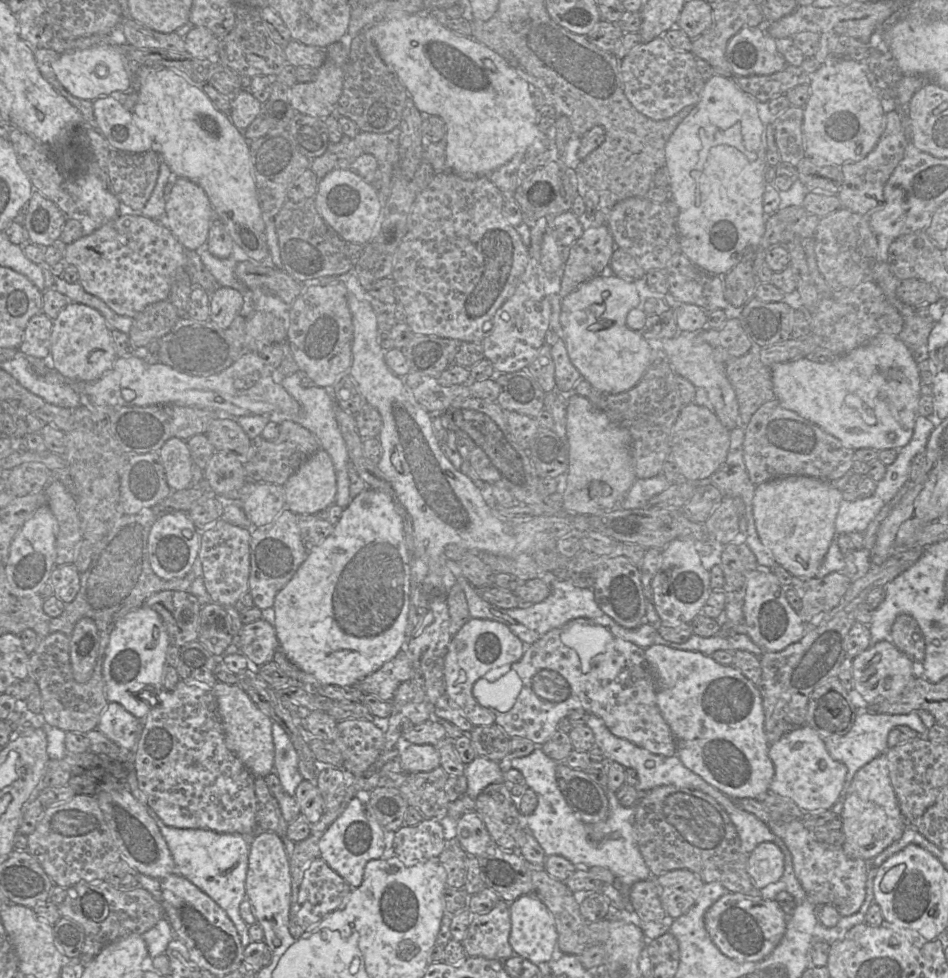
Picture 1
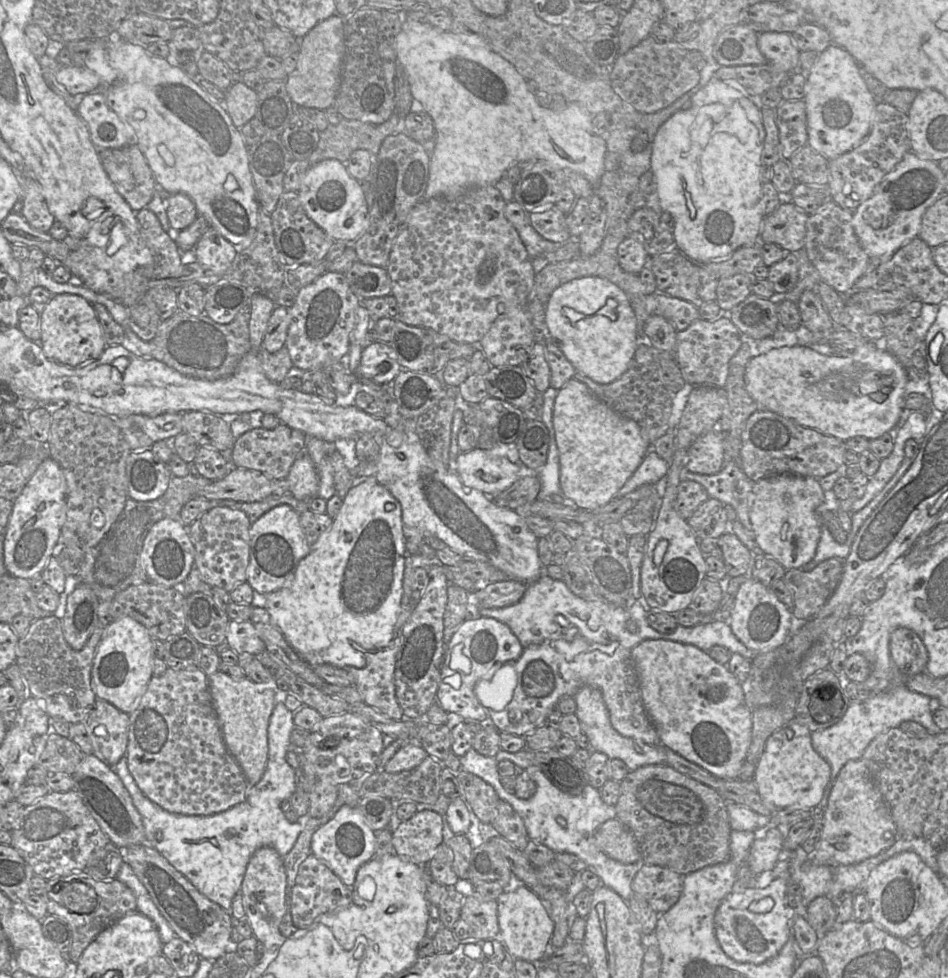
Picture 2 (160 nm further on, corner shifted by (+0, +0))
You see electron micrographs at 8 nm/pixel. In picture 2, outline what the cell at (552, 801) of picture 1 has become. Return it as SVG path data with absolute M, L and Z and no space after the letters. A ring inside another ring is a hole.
M471 748L459 760L462 769L488 782L495 789L499 798L512 806L523 819L530 840L542 844L556 853L565 852L578 856L587 864L587 869L593 871L601 879L604 886L612 889L628 902L633 893L631 883L645 863L643 860L632 864L618 862L599 850L594 842L596 829L605 821L616 818L615 807L605 804L600 797L599 789L590 785L586 785L582 793L576 796L558 789L536 764L532 751L534 750L525 748L519 752L510 753L501 749L495 757L488 757ZM502 760L511 761L535 782L536 792L532 797L520 799L503 787L497 766L498 762Z

